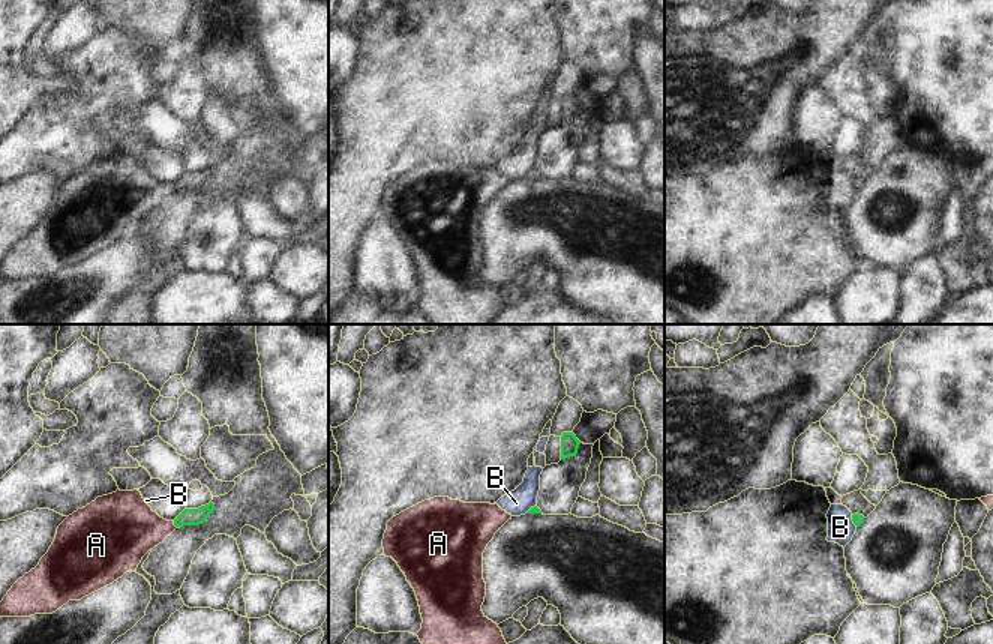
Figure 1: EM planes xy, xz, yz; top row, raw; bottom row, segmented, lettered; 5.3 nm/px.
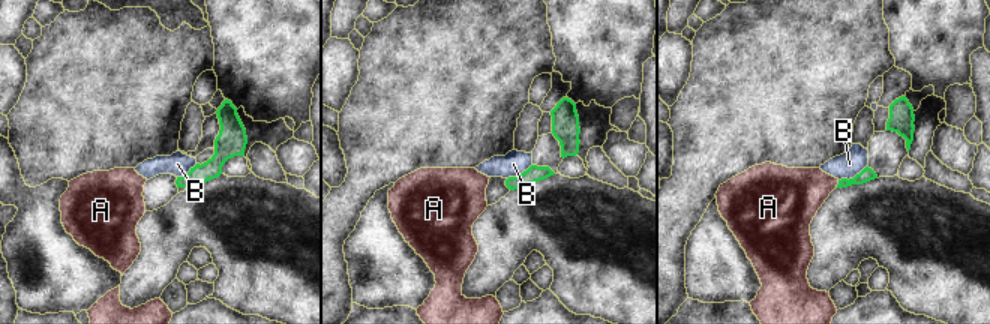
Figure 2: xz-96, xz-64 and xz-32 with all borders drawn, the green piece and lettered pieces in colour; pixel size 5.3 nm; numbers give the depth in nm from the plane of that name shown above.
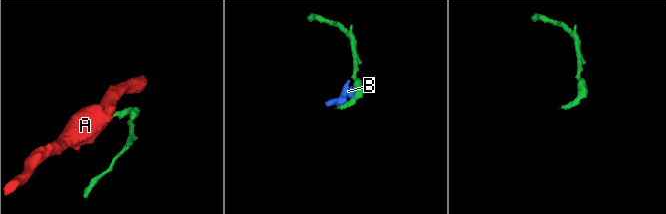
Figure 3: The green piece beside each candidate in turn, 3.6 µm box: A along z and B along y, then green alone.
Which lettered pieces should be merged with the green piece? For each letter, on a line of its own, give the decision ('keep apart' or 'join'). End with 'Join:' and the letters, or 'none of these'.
A: join
B: keep apart
Join: A

